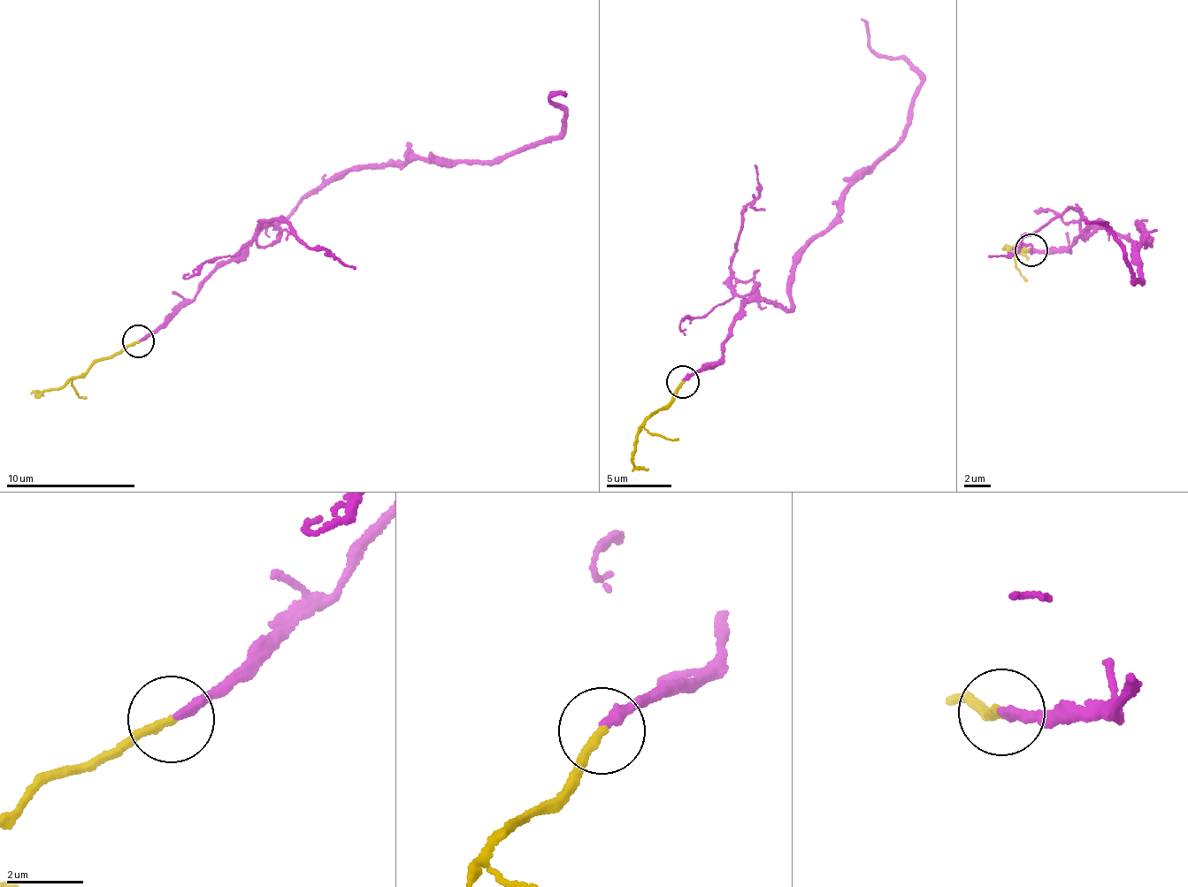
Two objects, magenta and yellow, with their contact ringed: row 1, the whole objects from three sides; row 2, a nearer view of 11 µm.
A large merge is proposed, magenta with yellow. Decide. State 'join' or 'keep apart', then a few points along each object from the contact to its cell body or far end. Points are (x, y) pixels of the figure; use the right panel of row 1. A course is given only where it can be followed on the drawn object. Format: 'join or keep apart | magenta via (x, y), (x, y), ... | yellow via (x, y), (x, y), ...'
join | magenta via (1032, 251), (1064, 253), (1096, 224), (1141, 241), (1140, 226), (1145, 284), (1119, 240), (1082, 217) | yellow via (1030, 250), (1018, 242), (1003, 247), (1029, 258)

